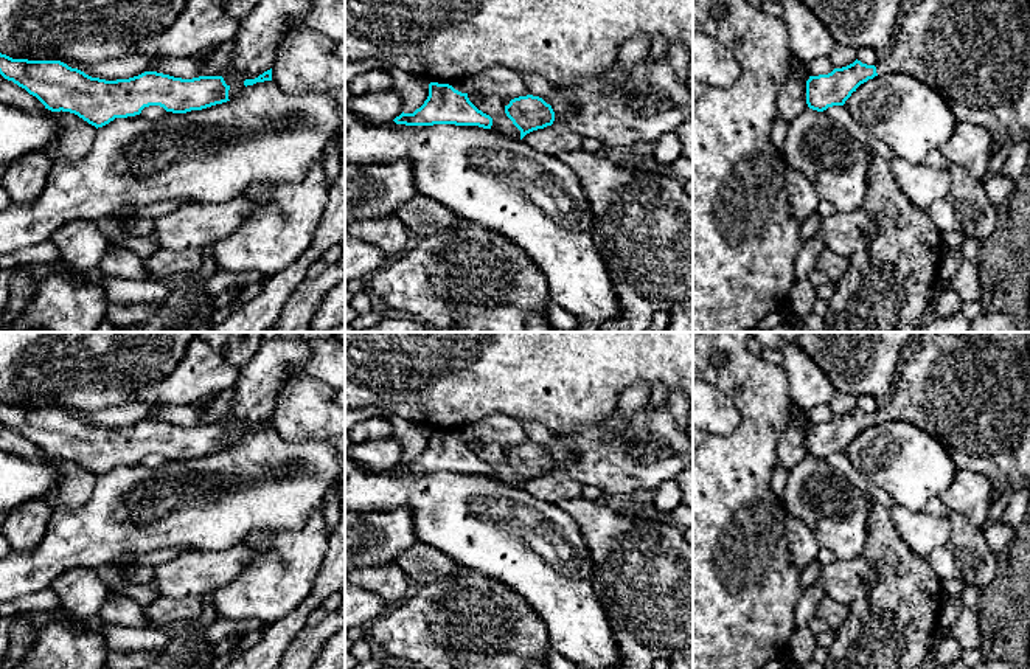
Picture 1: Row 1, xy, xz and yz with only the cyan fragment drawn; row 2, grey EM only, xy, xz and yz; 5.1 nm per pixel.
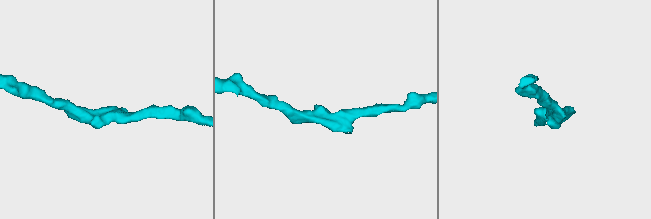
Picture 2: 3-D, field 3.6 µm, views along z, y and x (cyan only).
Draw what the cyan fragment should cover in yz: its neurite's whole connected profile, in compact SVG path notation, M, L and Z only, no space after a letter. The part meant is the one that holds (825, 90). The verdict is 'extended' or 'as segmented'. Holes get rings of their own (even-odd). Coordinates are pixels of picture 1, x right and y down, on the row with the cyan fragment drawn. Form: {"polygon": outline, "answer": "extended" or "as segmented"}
{"polygon": "M904 0L893 26L890 45L875 65L854 61L828 75L809 76L806 104L823 112L844 106L856 88L878 75L904 73L932 87L959 121L985 127L993 137L991 155L1010 138L1030 141L1030 0Z", "answer": "extended"}

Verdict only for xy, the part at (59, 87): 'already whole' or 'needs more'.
already whole

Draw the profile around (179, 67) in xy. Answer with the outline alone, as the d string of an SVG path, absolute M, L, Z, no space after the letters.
M162 57L155 61L146 71L157 71L182 79L202 76L196 57Z

